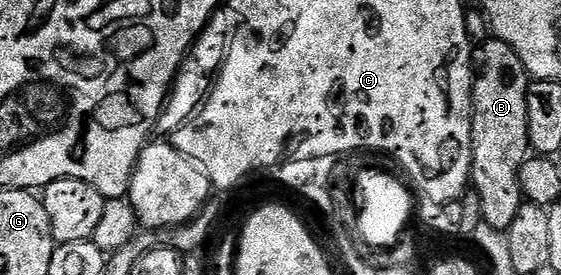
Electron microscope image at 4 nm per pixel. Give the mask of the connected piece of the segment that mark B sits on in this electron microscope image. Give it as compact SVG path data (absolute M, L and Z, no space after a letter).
M488 38L478 45L473 52L473 83L471 86L471 184L473 192L479 195L479 208L483 211L481 220L489 223L491 227L495 227L499 232L506 233L507 227L513 222L513 218L517 218L517 210L521 210L521 206L525 202L523 188L519 184L519 167L529 158L529 106L527 105L527 87L531 84L532 77L528 76L525 66L521 62L521 58L517 58L517 54L513 50L513 46L509 46L503 40Z

